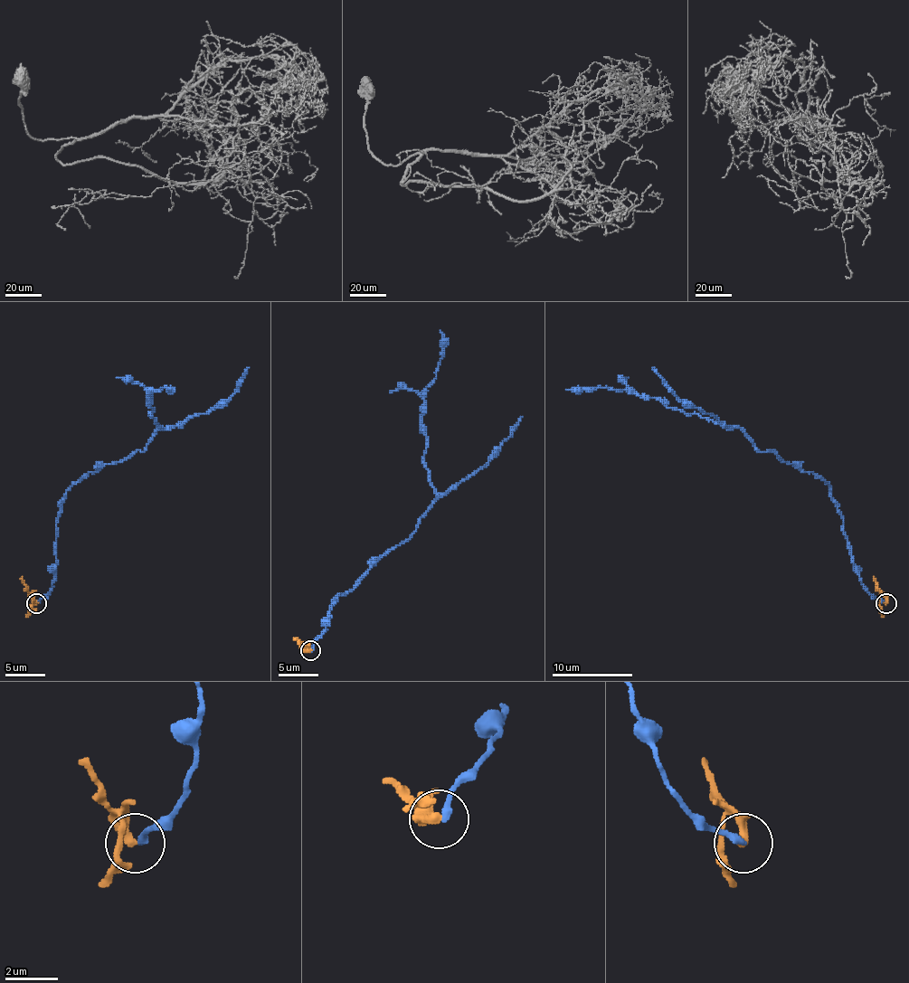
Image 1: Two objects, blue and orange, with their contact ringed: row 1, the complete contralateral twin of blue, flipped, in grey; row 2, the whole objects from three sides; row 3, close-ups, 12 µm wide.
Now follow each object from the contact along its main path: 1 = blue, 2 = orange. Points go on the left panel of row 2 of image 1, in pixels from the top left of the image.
1: (38, 602), (54, 582), (60, 502), (90, 472), (142, 452), (163, 428), (150, 413), (150, 392), (166, 390)
2: (36, 602), (32, 594), (32, 610), (26, 617)

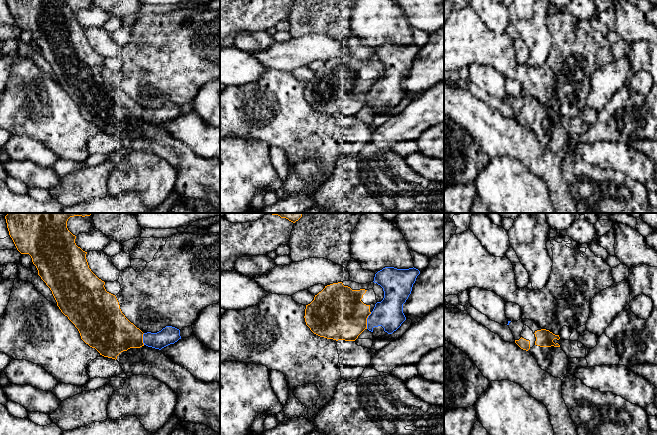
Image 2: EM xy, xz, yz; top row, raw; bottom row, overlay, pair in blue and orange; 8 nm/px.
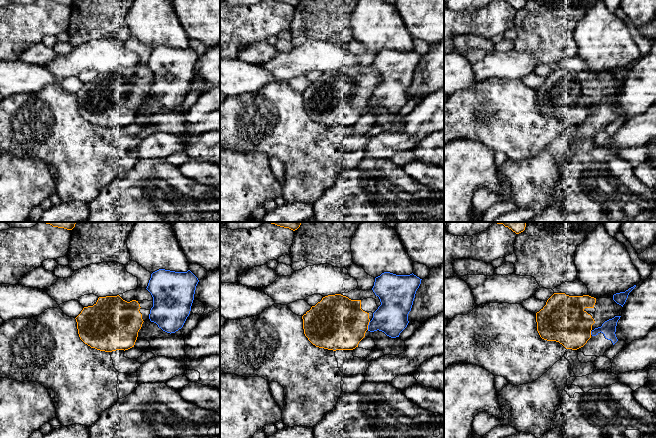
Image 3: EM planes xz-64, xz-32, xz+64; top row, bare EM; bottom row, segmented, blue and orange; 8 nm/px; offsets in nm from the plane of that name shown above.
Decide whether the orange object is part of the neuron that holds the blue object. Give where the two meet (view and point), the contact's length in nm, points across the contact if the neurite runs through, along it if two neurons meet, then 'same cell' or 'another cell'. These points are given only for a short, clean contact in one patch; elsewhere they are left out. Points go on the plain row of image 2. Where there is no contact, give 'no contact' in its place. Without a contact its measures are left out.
xz (367, 96) | 140 nm | along xz (371, 88), (367, 94), (366, 104) | another cell

